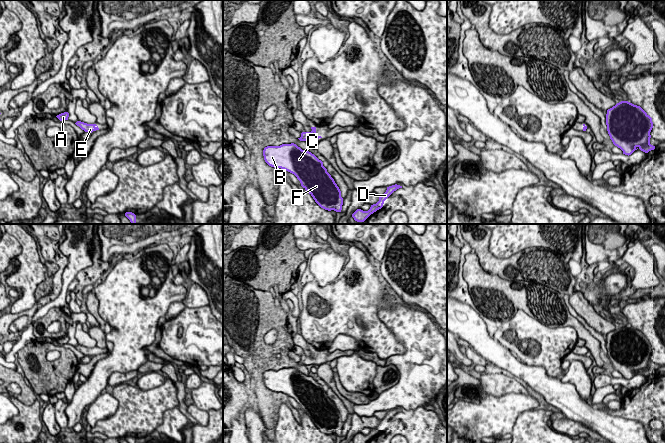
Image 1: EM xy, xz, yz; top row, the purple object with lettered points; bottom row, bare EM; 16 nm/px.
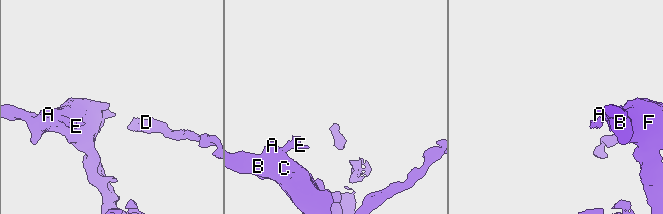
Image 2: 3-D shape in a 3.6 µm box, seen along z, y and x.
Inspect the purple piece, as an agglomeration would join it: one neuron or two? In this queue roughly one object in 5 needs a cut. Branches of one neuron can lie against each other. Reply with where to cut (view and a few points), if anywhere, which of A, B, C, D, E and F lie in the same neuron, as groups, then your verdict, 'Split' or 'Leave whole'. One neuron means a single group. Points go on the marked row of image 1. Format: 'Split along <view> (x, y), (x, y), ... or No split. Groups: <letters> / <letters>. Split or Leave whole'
No split. Groups: A B C D E F. Leave whole

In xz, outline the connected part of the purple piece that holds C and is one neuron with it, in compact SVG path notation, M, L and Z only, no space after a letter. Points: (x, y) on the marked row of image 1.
M291 143L267 146L263 150L263 156L269 166L294 174L321 208L341 212L341 191L323 162L314 154Z

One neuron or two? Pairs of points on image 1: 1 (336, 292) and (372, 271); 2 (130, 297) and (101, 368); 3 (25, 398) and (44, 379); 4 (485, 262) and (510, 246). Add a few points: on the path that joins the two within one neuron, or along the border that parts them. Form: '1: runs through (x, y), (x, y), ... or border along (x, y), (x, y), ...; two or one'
1: runs through (345, 292), (353, 292), (365, 280); one
2: runs through (130, 315), (129, 343), (119, 353); one
3: border along (31, 386), (35, 392); two
4: border along (490, 235), (495, 256), (518, 252); two

